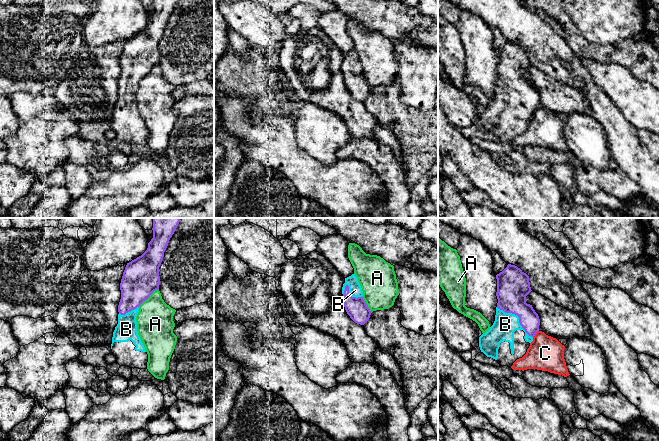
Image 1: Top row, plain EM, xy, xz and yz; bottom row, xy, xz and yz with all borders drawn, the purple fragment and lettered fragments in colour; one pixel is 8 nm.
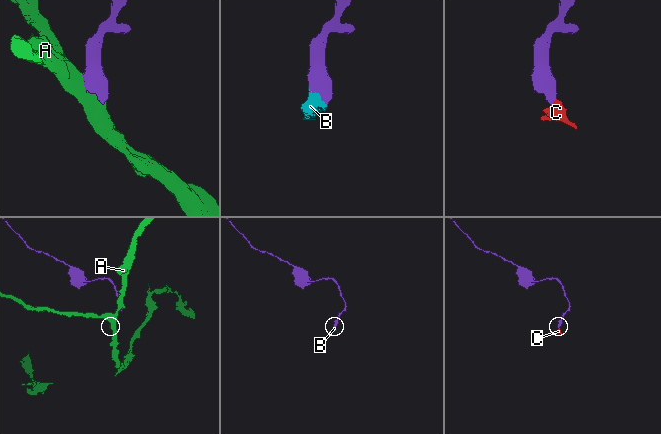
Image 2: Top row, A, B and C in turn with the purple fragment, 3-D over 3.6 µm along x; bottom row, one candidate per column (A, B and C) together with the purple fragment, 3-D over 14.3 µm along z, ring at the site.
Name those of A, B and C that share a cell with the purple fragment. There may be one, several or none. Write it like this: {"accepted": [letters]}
{"accepted": ["B"]}

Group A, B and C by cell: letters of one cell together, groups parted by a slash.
A / B / C

